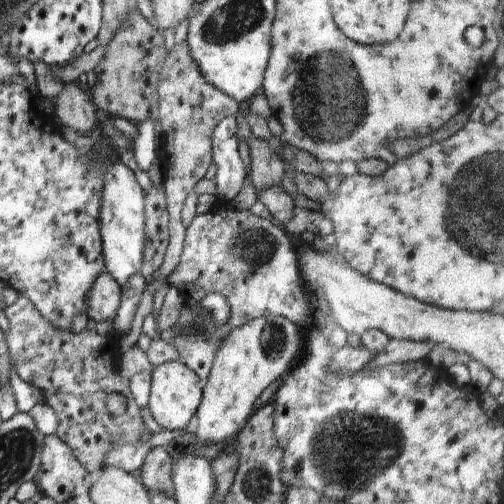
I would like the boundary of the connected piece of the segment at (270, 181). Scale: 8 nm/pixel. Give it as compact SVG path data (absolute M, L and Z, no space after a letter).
M250 136L247 143L252 162L250 176L256 193L260 194L264 188L270 188L270 186L280 187L282 178L286 176L282 160L276 156L276 152L264 139Z

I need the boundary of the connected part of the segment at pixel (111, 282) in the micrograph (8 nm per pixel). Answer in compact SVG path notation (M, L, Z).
M104 271L90 288L88 296L88 317L96 323L114 320L125 295L120 284Z

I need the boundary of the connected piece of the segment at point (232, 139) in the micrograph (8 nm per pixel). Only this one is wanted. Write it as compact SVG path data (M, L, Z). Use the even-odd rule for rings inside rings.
M228 116L222 118L222 120L216 125L211 138L212 156L214 164L218 168L216 178L214 178L216 183L216 197L226 198L226 200L229 200L231 203L234 201L234 198L238 196L238 192L242 190L242 184L244 184L247 174L245 164L238 152L239 140L237 133L238 125L236 124L236 117Z

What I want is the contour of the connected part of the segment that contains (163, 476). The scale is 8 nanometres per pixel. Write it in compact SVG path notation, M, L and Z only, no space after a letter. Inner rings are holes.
M154 446L141 466L140 480L143 486L154 494L164 492L166 496L174 498L174 482L172 482L172 472L174 472L174 460L168 454L165 446Z

